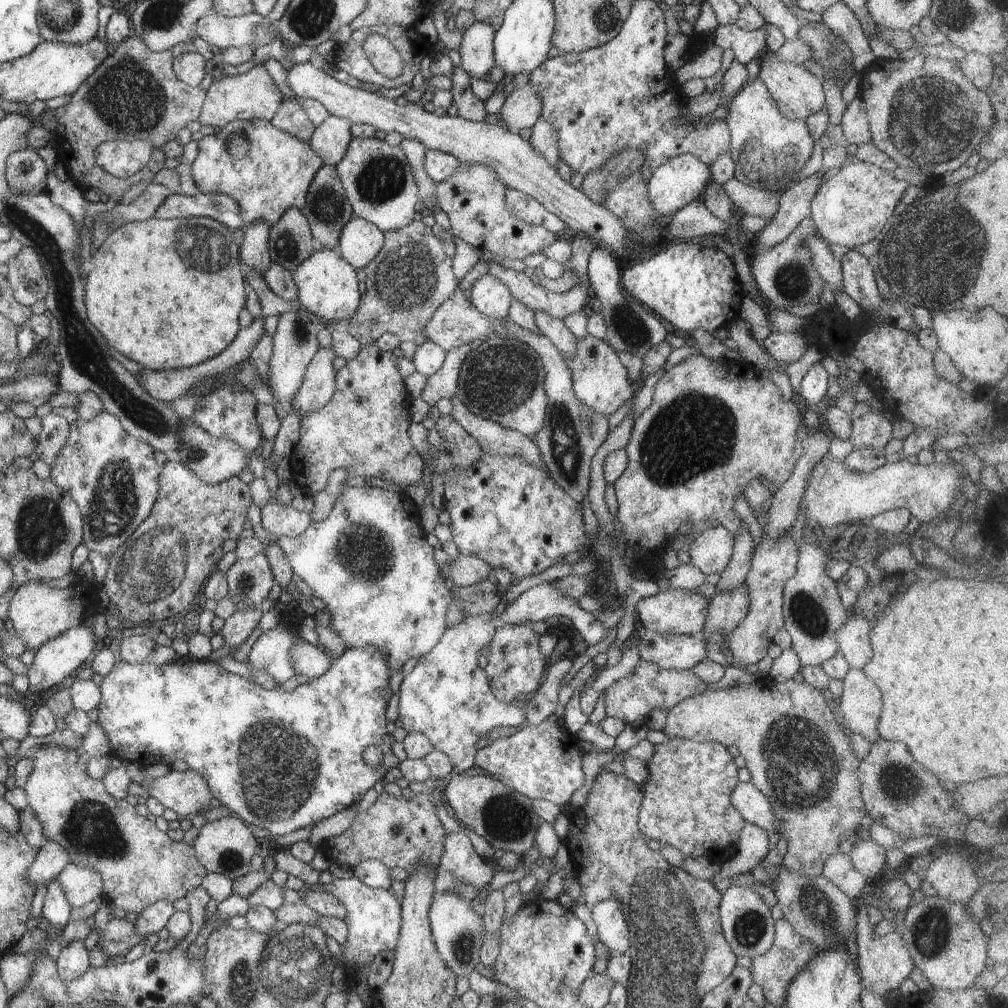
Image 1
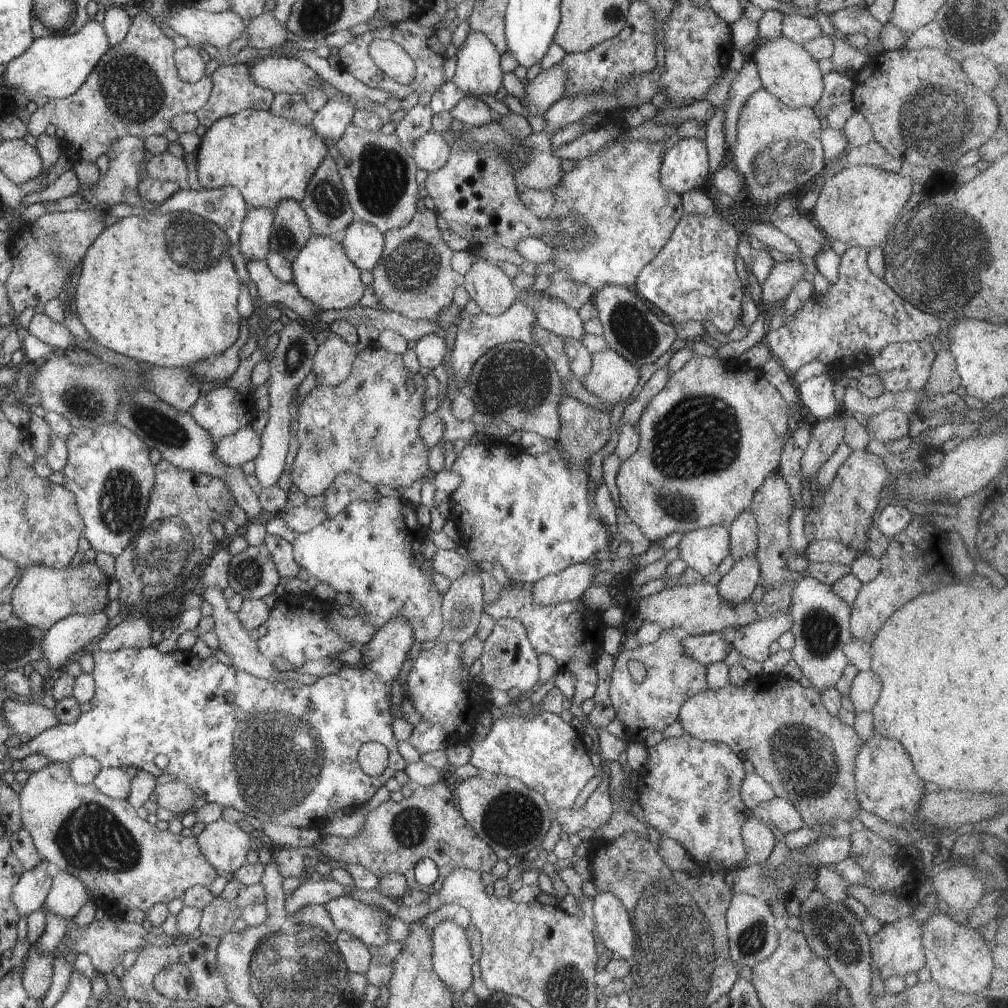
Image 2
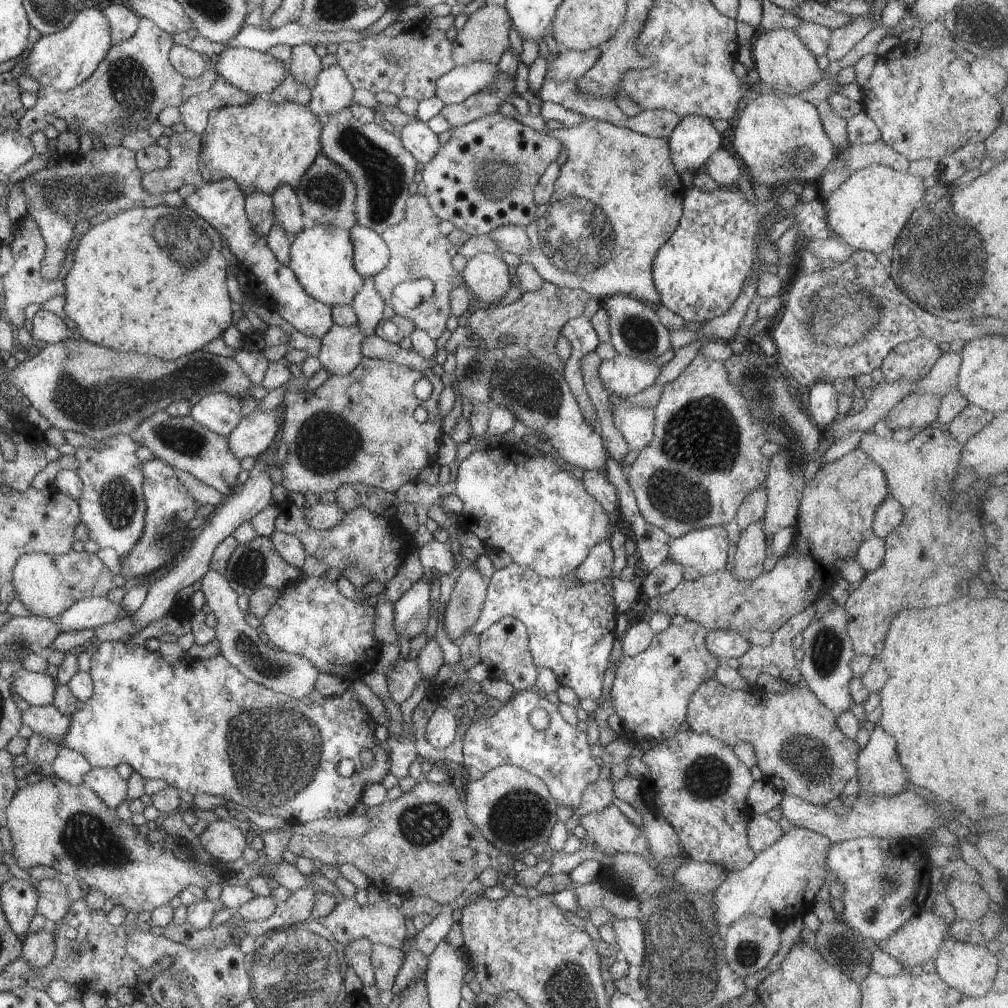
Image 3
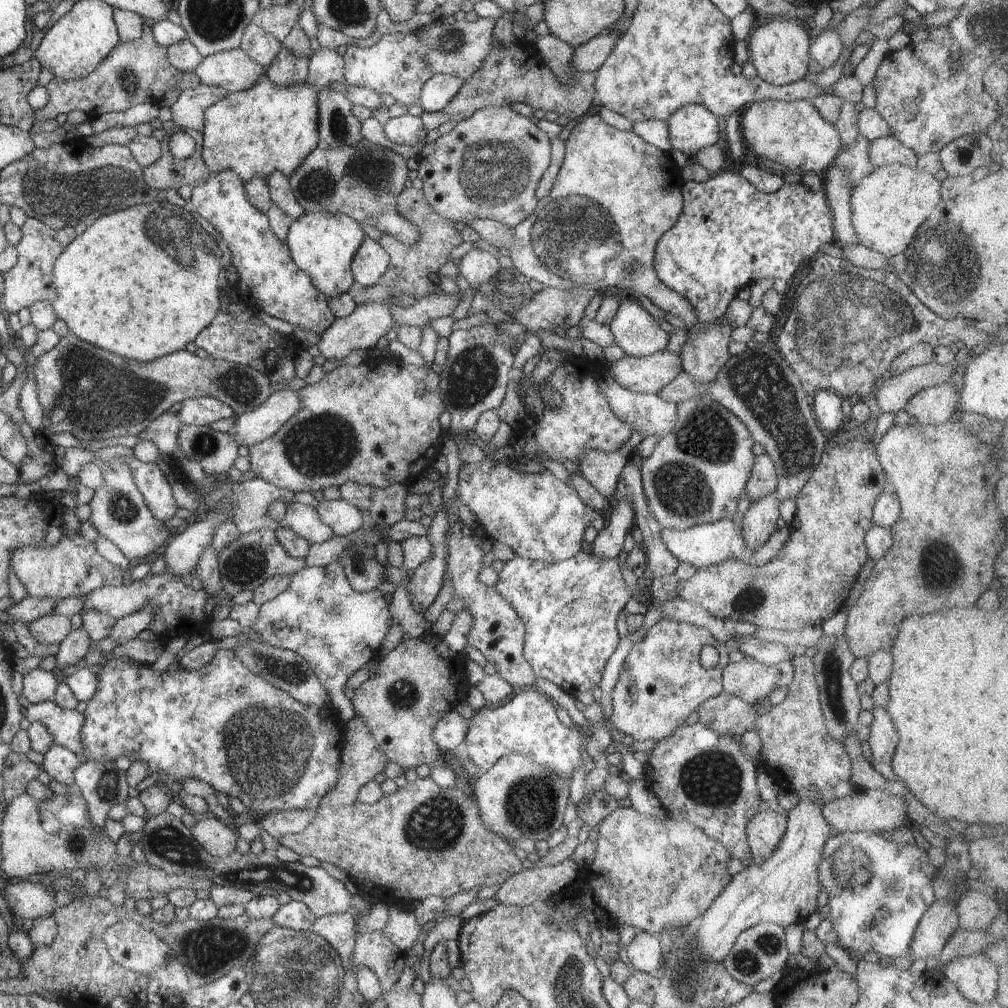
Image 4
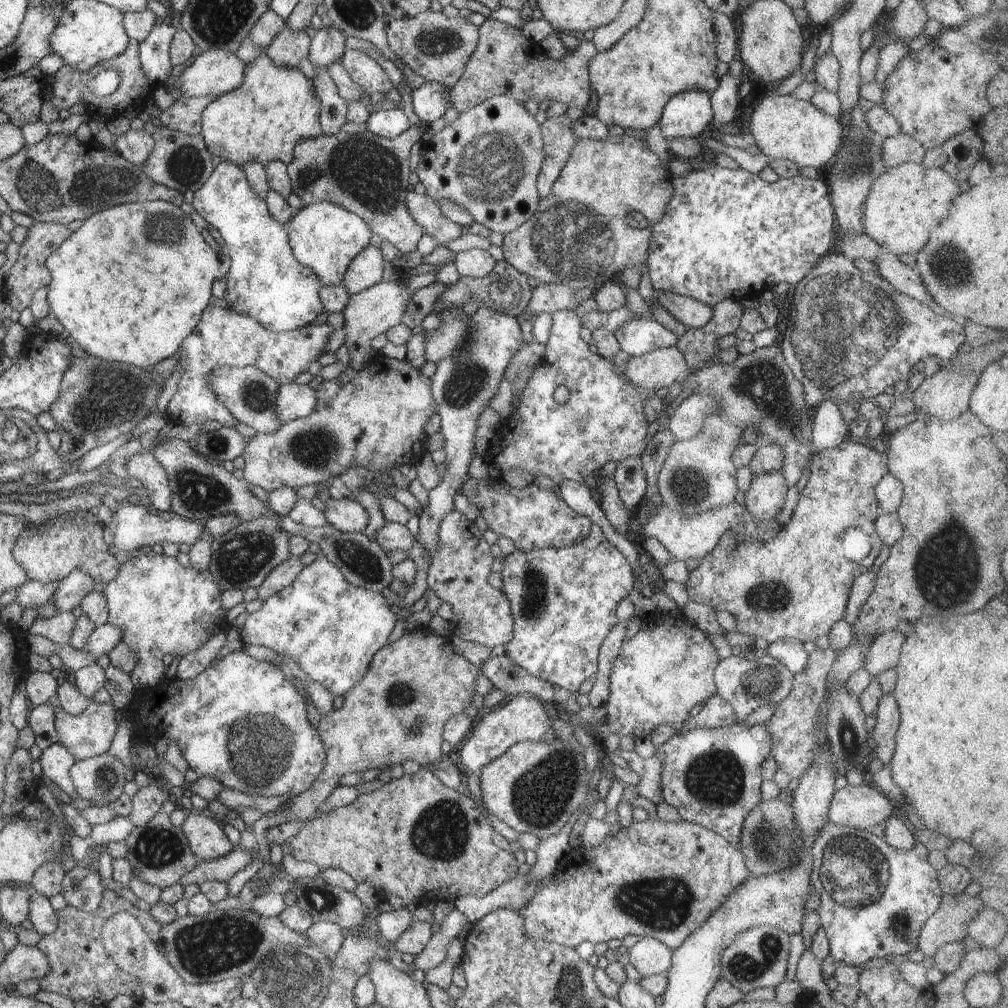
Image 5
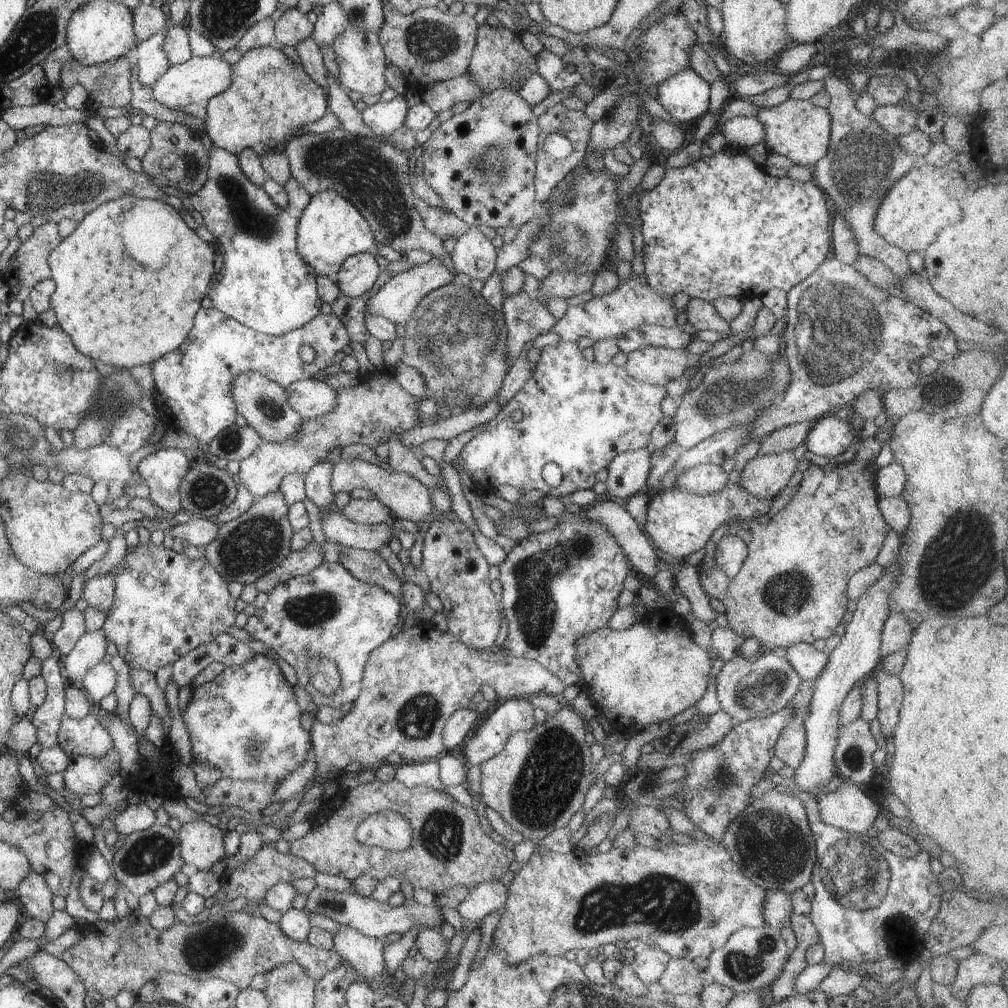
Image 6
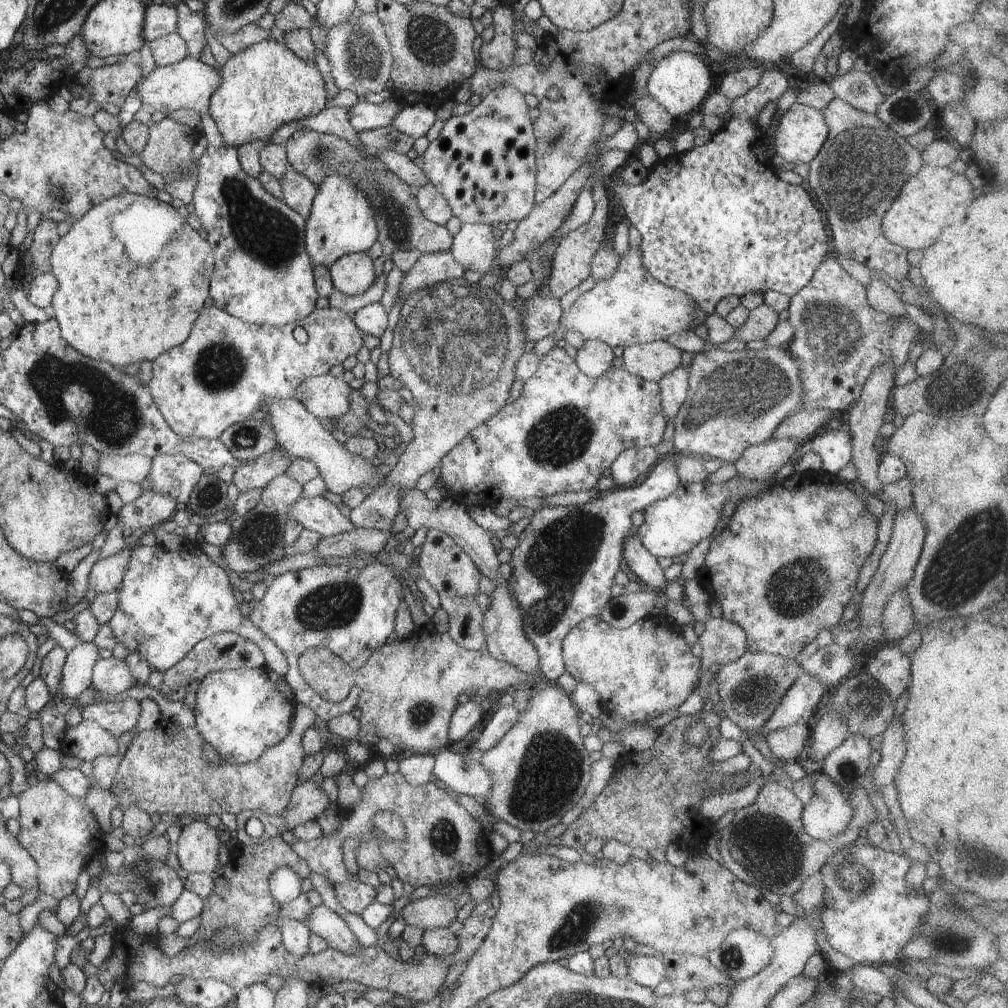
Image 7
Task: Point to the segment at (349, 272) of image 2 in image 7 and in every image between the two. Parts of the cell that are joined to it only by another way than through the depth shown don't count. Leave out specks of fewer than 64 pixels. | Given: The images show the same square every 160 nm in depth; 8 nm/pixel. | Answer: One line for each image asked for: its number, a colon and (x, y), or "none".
3: (321, 258)
4: (322, 245)
5: (325, 237)
6: (330, 229)
7: (341, 222)

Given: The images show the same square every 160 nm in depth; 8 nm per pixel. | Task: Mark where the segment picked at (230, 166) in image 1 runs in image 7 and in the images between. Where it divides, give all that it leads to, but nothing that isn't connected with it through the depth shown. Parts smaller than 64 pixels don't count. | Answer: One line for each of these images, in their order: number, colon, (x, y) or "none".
2: (267, 158)
3: (262, 145)
4: (267, 128)
5: (263, 120)
6: (270, 98)
7: (264, 86)

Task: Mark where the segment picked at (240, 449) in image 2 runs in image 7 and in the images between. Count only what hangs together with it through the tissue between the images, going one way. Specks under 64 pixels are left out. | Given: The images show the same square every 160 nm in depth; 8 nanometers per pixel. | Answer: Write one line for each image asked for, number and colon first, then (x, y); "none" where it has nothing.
3: (255, 432)
4: (266, 419)
5: (293, 401)
6: (311, 398)
7: (326, 396)

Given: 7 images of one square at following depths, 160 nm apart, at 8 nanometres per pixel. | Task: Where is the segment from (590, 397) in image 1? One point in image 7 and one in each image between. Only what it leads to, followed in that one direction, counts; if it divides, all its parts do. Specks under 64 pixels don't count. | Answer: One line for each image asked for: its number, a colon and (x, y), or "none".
2: (612, 378)
3: (621, 375)
4: (649, 374)
5: (655, 371)
6: (654, 365)
7: (652, 361)

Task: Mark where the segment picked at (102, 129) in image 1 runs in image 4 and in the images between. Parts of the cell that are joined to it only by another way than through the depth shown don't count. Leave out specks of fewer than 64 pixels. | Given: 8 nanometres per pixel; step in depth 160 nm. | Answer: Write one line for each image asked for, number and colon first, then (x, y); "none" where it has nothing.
2: (136, 89)
3: (137, 79)
4: (139, 71)

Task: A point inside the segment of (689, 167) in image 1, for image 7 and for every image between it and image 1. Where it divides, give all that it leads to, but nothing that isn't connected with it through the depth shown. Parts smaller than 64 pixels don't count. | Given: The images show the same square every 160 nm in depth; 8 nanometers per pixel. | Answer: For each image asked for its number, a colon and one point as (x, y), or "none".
2: (684, 167)
3: (694, 140)
4: (692, 127)
5: (687, 114)
6: (685, 96)
7: (681, 81)

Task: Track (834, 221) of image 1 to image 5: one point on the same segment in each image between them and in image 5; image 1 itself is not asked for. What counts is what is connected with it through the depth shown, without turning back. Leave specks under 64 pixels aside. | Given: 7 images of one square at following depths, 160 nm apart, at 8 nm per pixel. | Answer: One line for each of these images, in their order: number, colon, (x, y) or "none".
2: (856, 205)
3: (869, 209)
4: (888, 205)
5: (906, 202)

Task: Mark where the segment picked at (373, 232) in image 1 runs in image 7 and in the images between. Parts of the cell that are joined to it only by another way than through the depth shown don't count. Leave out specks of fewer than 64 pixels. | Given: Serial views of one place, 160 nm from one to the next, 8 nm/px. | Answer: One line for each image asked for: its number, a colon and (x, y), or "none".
2: (363, 243)
3: (371, 254)
4: (371, 260)
5: (367, 268)
6: (357, 275)
7: (353, 274)

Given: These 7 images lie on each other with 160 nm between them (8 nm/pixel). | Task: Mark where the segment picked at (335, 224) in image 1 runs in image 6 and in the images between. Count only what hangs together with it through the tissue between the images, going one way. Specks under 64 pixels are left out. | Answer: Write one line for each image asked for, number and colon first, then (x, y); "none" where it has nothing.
2: (326, 204)
3: (327, 194)
4: (362, 182)
5: (366, 174)
6: (373, 175)

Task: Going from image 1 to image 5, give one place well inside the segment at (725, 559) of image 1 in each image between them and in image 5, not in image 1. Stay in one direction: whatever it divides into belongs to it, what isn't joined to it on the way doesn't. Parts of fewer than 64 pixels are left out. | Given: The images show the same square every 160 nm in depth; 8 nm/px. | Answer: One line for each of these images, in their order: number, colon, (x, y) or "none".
2: (703, 549)
3: (706, 549)
4: (705, 544)
5: (684, 537)

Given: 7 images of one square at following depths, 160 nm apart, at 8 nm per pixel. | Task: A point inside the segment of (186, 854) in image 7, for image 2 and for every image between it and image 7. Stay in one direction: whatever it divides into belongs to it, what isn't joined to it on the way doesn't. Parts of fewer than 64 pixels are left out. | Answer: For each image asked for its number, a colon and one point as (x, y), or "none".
2: (225, 845)
3: (225, 842)
4: (218, 839)
5: (206, 838)
6: (202, 845)

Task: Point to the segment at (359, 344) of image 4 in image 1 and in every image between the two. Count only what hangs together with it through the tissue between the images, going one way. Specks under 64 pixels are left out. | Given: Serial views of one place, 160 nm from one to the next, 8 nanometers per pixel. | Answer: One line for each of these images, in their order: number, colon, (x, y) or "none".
1: (318, 385)
2: (332, 362)
3: (340, 351)

